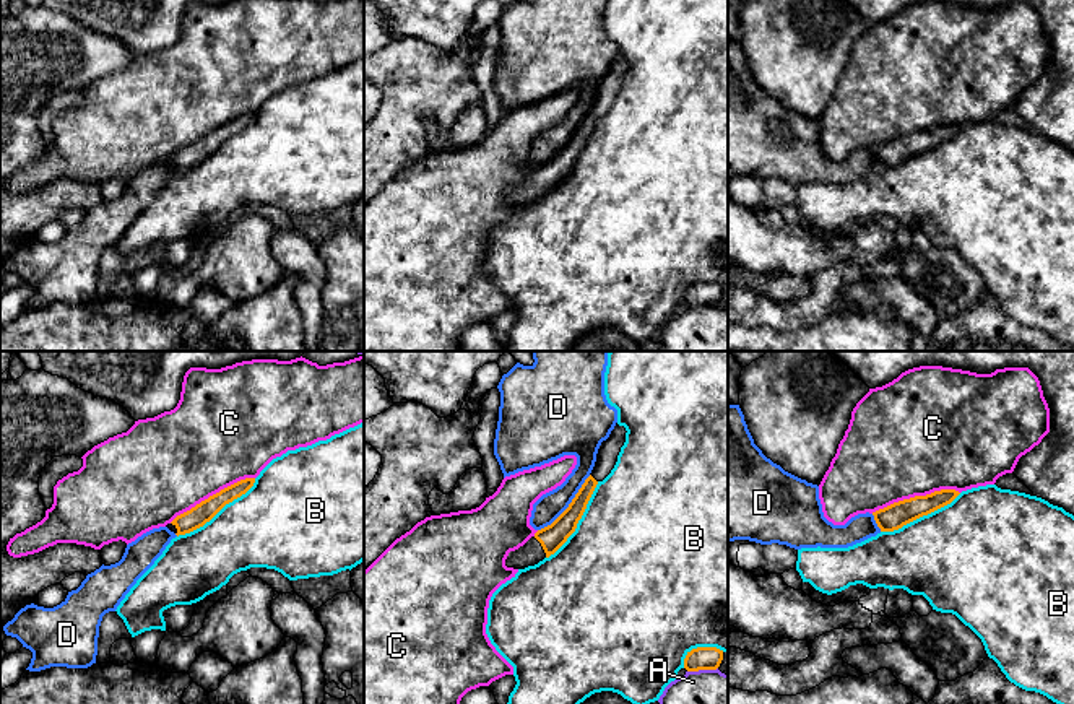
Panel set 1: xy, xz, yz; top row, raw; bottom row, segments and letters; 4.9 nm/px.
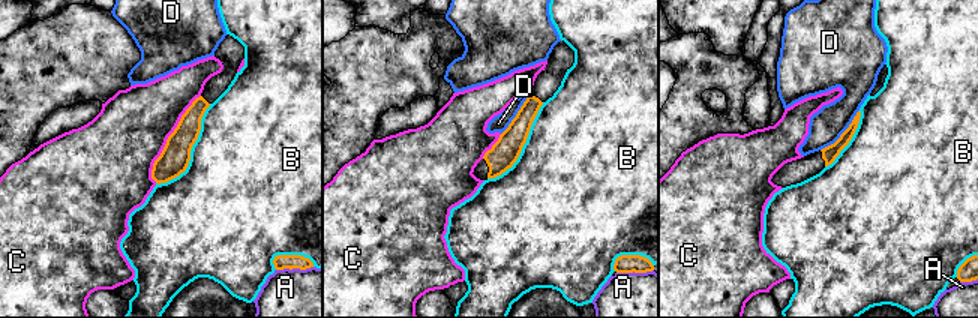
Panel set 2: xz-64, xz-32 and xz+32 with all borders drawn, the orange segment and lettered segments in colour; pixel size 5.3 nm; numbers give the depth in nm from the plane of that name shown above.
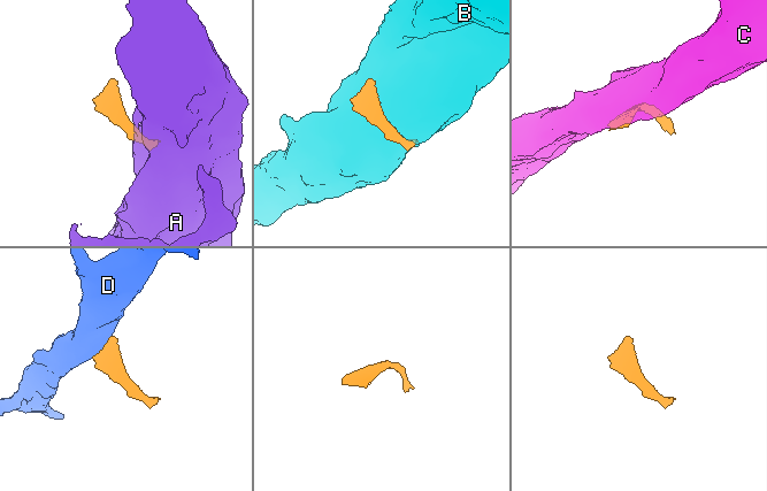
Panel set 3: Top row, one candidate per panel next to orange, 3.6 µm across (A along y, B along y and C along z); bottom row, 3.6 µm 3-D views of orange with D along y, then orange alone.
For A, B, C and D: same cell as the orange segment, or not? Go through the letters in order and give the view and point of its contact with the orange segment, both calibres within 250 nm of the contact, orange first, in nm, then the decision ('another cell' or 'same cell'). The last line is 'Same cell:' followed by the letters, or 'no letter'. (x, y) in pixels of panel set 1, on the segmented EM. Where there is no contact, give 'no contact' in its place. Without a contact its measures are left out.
A: xz (702, 669) | 110/180 nm | another cell
B: xy (218, 511) | 100/400 nm | another cell
C: yz (915, 496) | 130/500 nm | another cell
D: xz (569, 506) | 120/140 nm | another cell
Same cell: no letter

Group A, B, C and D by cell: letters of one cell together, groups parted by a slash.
A / B / C / D

